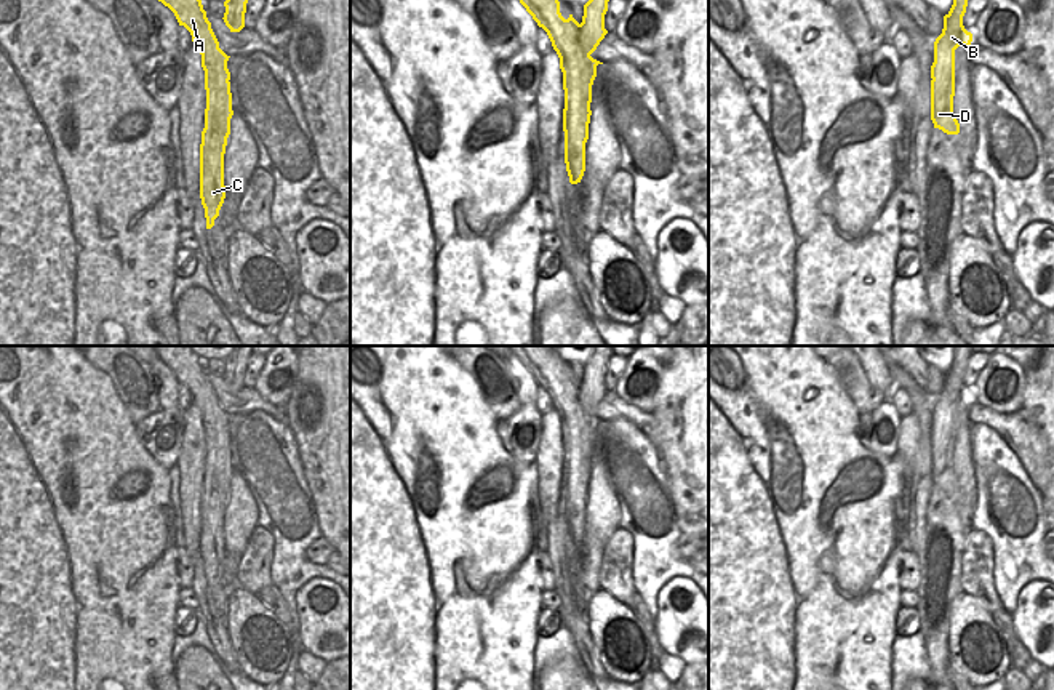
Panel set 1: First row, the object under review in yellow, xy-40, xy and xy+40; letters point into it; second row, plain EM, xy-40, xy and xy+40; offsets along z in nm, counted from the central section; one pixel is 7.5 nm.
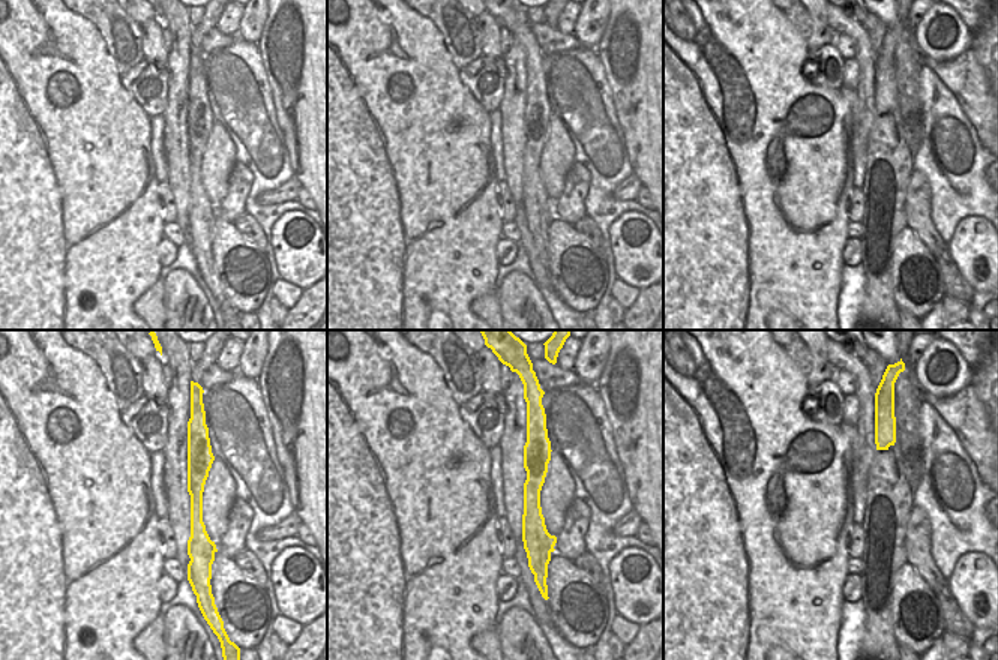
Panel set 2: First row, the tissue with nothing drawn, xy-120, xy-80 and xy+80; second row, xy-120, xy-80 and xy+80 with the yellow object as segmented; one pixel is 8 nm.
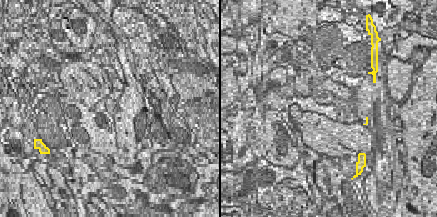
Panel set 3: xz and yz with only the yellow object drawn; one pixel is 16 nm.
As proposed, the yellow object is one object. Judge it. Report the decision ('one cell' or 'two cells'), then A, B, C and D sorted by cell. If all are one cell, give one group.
two cells; A C D / B

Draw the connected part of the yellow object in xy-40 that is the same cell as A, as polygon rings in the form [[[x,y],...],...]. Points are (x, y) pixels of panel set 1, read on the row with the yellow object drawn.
[[[158,0],[168,6],[179,26],[184,26],[200,50],[205,70],[206,109],[200,144],[200,199],[205,208],[206,229],[214,226],[226,199],[224,154],[230,134],[232,93],[230,82],[214,82],[219,42],[206,18],[202,0]]]

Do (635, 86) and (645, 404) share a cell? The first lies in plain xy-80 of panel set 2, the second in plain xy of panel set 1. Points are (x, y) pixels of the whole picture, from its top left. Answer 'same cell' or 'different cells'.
different cells

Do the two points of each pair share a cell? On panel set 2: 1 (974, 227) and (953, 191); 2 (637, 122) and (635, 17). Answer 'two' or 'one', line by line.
1: two
2: one

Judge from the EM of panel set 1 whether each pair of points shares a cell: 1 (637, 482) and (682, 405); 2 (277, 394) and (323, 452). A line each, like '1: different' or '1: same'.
1: different
2: different

